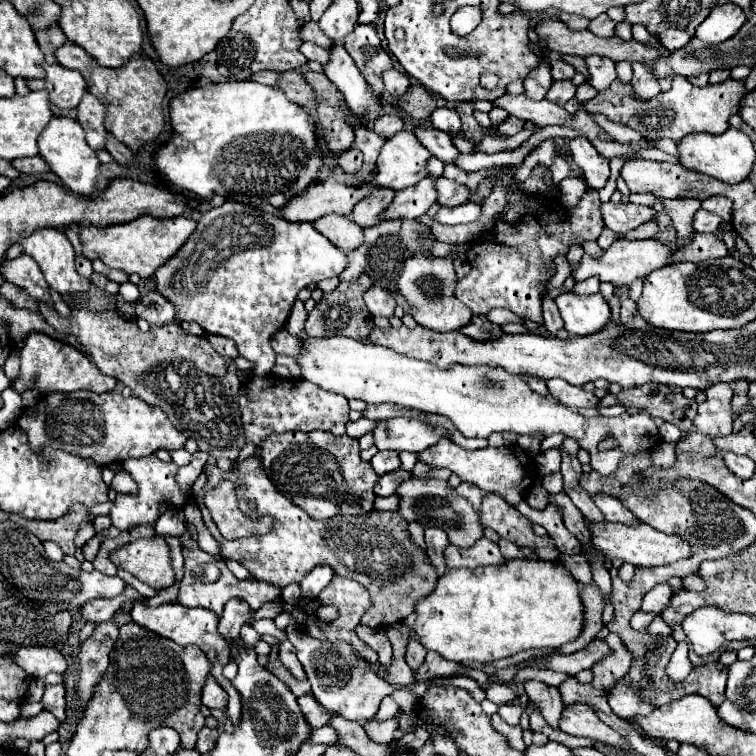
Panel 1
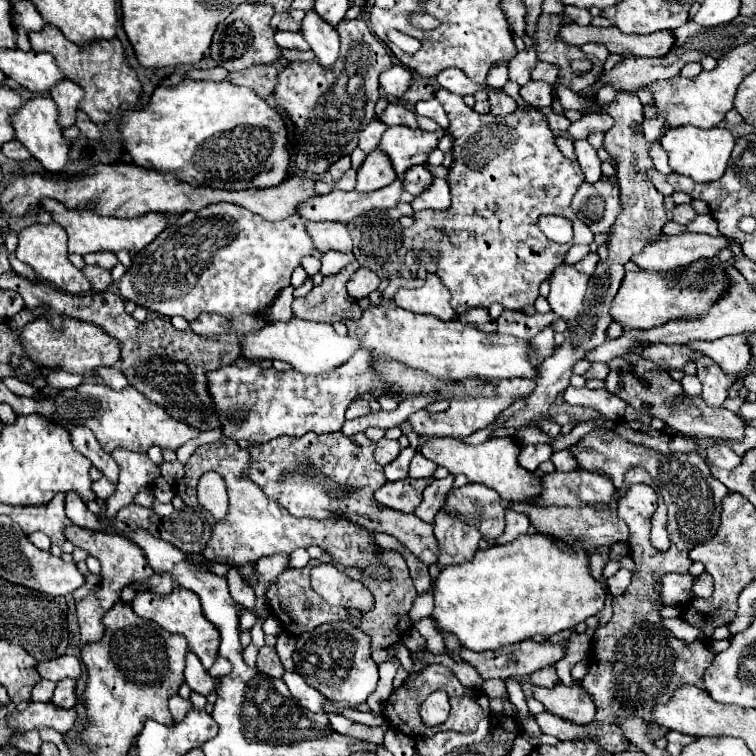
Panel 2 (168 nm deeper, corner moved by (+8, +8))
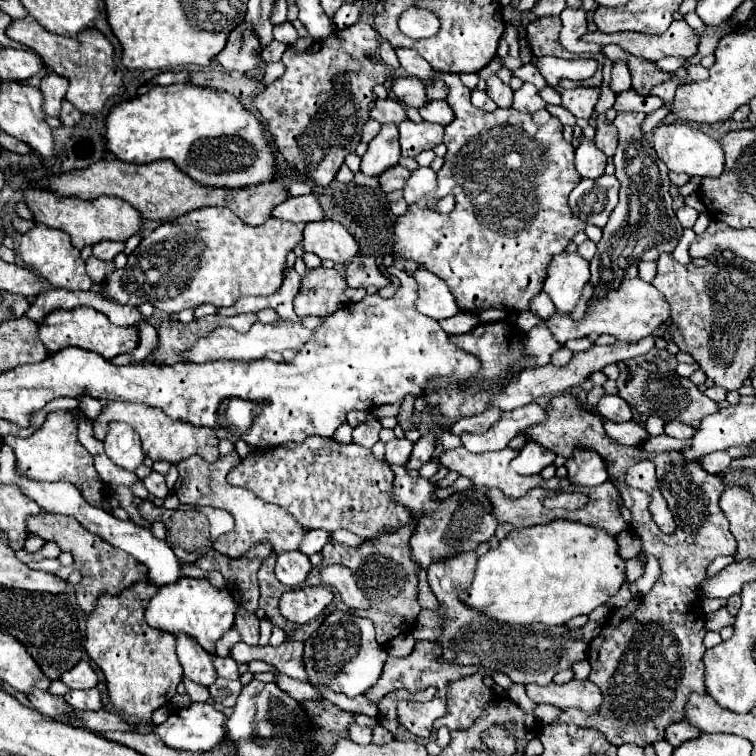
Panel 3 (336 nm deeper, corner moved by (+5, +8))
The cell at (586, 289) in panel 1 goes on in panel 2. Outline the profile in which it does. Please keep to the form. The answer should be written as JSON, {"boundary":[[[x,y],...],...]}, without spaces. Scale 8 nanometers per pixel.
{"boundary":[[[588,254],[586,258],[582,258],[580,262],[576,262],[574,264],[574,268],[578,268],[578,272],[584,272],[584,274],[592,274],[594,272],[594,268],[596,268],[596,264],[598,264],[598,254]]]}

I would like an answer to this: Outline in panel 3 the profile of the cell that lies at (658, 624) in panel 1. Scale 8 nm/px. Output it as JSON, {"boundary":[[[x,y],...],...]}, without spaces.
{"boundary":[[[719,608],[717,612],[707,616],[707,630],[721,630],[725,626],[733,624],[733,616],[727,612],[727,608]]]}

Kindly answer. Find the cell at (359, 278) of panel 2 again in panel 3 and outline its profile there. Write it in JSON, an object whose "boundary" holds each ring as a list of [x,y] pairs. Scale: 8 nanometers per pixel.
{"boundary":[[[355,256],[345,264],[345,280],[351,288],[383,288],[389,280],[379,272],[373,256]]]}

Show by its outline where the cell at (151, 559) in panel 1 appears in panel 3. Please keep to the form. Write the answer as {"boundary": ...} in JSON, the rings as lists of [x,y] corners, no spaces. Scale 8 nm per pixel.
{"boundary":[[[45,514],[45,516],[29,516],[27,518],[27,534],[37,534],[45,542],[55,542],[63,552],[69,552],[75,560],[75,566],[81,574],[81,582],[75,586],[79,606],[89,614],[95,608],[99,594],[121,594],[131,584],[147,578],[147,568],[131,554],[107,544],[99,536],[87,532],[73,516]]]}

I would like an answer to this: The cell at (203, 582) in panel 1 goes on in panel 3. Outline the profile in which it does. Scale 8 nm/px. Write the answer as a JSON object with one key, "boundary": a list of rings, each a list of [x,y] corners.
{"boundary":[[[299,550],[295,552],[283,552],[277,556],[277,564],[275,564],[275,576],[281,584],[293,588],[293,586],[301,586],[311,570],[311,562],[305,554],[301,554]]]}

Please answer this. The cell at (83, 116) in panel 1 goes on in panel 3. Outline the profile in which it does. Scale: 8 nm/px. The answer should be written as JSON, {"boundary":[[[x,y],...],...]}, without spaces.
{"boundary":[[[47,72],[43,78],[41,78],[41,86],[39,90],[43,92],[43,112],[47,116],[59,116],[59,110],[61,110],[61,100],[65,98],[65,92],[67,92],[67,78],[55,74],[55,72]]]}

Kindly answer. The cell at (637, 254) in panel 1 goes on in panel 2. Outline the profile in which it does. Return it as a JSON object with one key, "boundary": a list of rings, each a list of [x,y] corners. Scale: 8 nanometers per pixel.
{"boundary":[[[684,232],[678,236],[662,234],[658,236],[658,240],[648,242],[640,254],[632,256],[632,262],[636,262],[640,268],[666,272],[688,266],[698,258],[716,256],[726,246],[728,240],[724,236],[708,236],[694,232]]]}

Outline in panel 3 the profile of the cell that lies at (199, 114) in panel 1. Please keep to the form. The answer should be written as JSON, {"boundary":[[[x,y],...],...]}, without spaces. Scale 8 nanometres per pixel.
{"boundary":[[[171,84],[171,86],[153,86],[147,94],[121,102],[115,106],[109,116],[105,118],[107,130],[107,150],[123,162],[147,164],[161,158],[173,160],[187,176],[197,180],[203,186],[227,186],[227,188],[241,188],[249,184],[259,184],[265,180],[273,180],[273,152],[263,136],[261,122],[245,110],[235,96],[213,90],[201,88],[191,84]]]}

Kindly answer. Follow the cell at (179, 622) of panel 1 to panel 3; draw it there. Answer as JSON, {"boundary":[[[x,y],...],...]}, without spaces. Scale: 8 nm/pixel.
{"boundary":[[[179,578],[175,584],[159,588],[159,592],[147,606],[145,618],[147,624],[171,634],[187,632],[199,642],[199,646],[213,654],[215,642],[233,626],[237,606],[239,604],[235,602],[235,598],[231,598],[231,592],[227,592],[225,588],[215,588],[207,578]]]}

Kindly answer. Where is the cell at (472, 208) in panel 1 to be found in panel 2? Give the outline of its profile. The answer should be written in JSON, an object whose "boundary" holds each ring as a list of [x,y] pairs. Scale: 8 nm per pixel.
{"boundary":[[[434,178],[432,186],[414,198],[412,208],[416,212],[418,210],[436,210],[438,212],[438,210],[450,208],[450,204],[452,204],[452,194],[450,194],[448,182],[442,178]]]}

